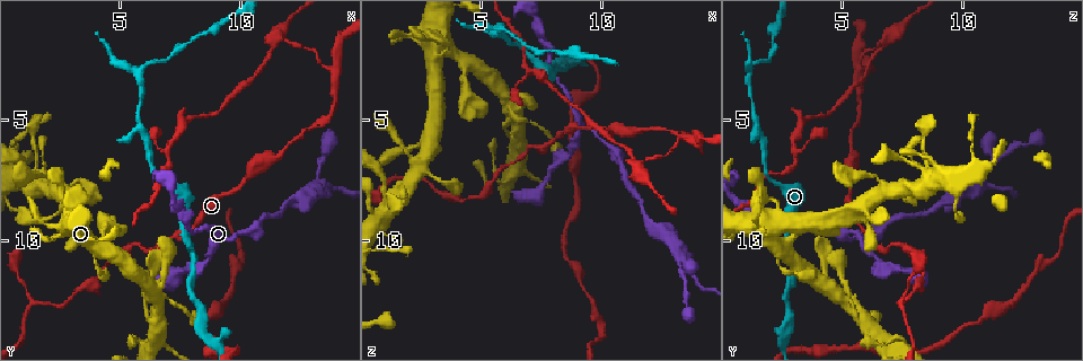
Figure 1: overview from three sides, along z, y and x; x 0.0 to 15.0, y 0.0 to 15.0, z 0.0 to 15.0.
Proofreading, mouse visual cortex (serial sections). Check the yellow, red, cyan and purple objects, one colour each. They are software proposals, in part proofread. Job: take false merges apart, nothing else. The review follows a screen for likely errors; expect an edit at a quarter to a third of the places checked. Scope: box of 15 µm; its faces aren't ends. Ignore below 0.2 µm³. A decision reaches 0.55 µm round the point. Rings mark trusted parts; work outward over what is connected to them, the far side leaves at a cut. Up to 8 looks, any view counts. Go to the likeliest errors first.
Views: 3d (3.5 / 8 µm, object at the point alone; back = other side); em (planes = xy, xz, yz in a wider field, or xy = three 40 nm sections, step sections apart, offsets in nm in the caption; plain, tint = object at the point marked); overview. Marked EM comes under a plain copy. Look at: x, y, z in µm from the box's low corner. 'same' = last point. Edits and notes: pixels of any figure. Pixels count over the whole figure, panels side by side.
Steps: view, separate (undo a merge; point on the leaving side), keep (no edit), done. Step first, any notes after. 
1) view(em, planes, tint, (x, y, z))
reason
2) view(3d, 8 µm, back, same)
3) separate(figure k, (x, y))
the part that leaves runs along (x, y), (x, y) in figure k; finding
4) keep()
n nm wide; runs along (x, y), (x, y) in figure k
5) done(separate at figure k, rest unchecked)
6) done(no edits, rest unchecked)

view(3d, 3.5 µm, (13.9, 2.9, 5.7))
small branch off a trunk

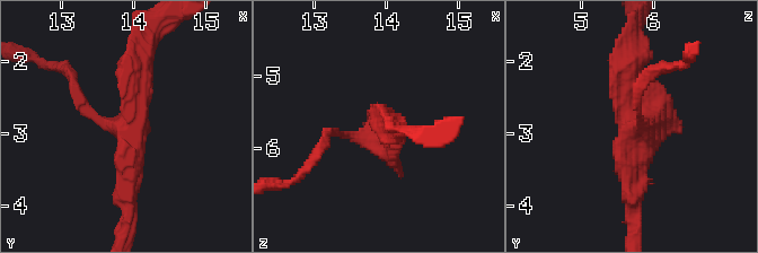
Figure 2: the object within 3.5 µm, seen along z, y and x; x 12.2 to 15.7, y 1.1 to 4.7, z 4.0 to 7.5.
view(em, xy, step 2, tint, (13.95, 2.95, 5.75))
need the tissue

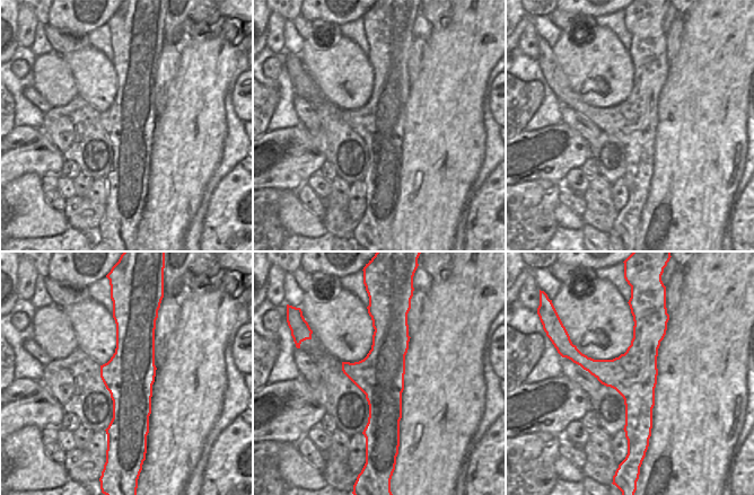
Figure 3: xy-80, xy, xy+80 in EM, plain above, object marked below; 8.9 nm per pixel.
keep()
continuous, no second cell

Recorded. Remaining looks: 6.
view(em, xy, step 2, tint, (11.6, 1.7, 6.8))
two arms in line, one across

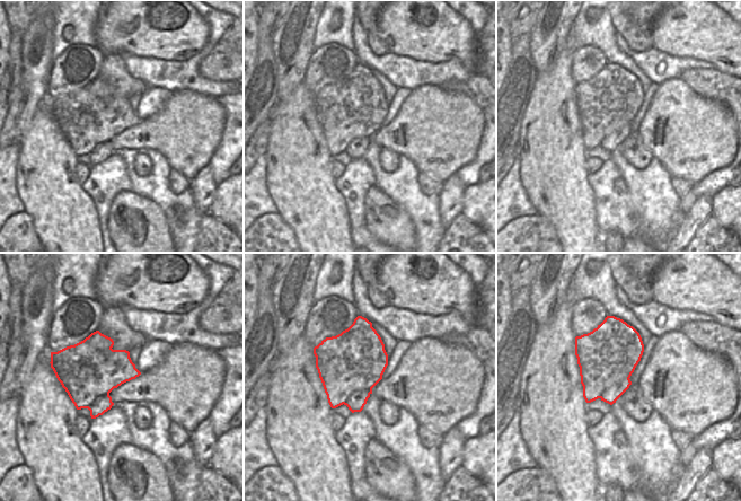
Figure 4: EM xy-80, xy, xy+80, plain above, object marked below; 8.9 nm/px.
view(3d, 3.5 µm, same)
wider look

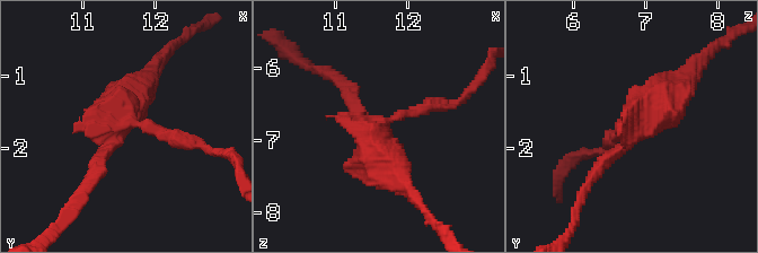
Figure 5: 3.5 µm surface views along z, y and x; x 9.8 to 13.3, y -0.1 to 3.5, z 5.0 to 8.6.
separate(figure 5, (626, 146))
600 nm wide; the part that leaves runs along (624, 123), (633, 137), (587, 189) in figure 5; two cells meet here

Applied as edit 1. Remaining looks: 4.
view(em, xy, step 1, tint, (13.3, 6.9, 11.1))
thick turns thin

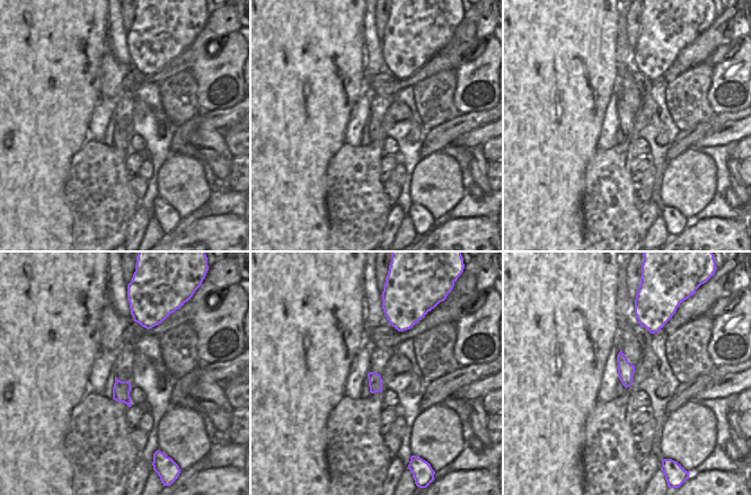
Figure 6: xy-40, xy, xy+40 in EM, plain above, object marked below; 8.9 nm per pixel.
view(3d, 3.5 µm, same)
see where the arms go

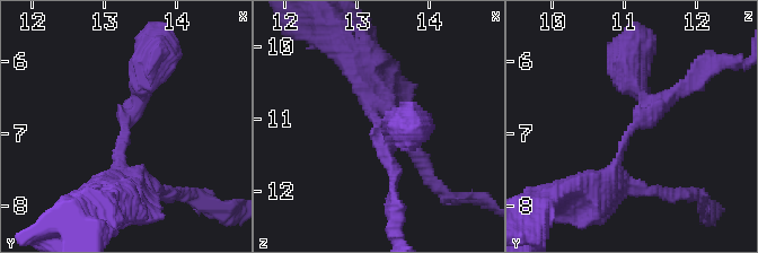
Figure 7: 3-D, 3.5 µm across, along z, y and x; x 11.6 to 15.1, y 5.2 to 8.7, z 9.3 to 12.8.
keep()
runs along (591, 194), (651, 111), (628, 73) in figure 7; continuous, no second cell

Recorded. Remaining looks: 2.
done(separate at figure 5, rest unchecked)

